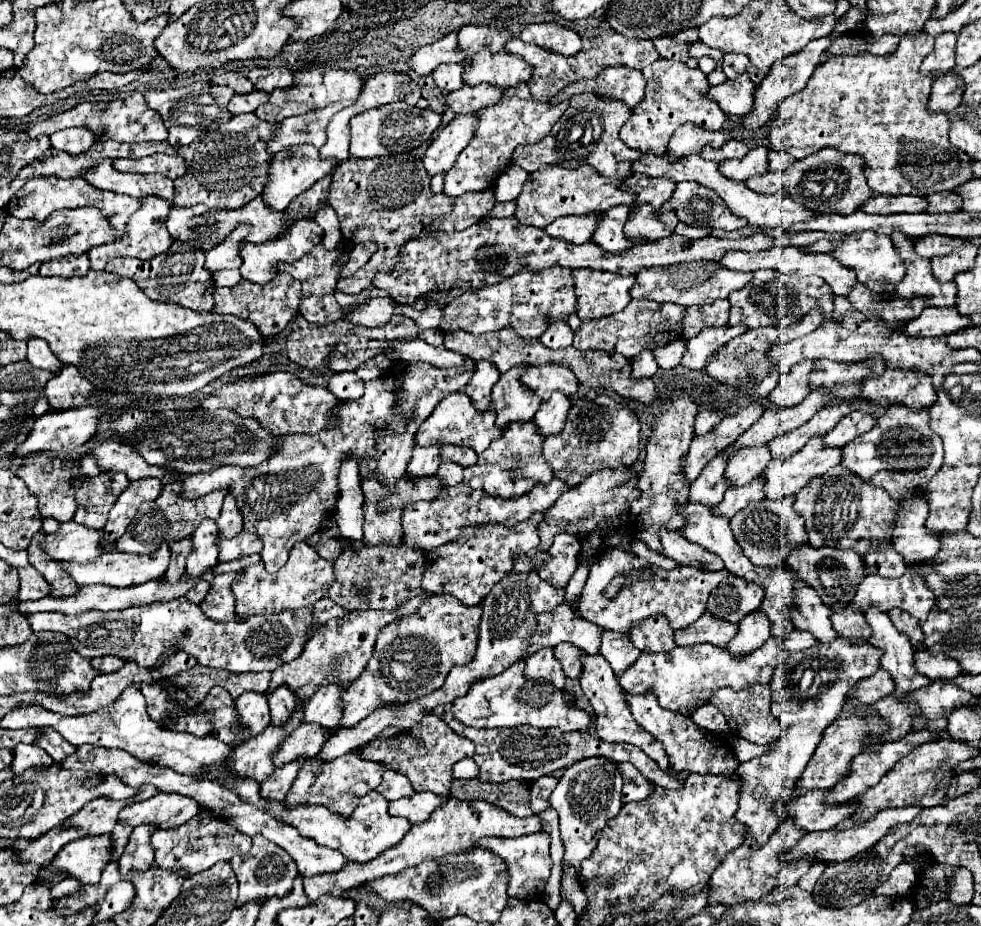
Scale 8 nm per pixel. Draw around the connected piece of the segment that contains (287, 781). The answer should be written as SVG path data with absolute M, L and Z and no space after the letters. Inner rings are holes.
M294 761L294 765L284 765L282 769L276 769L274 777L270 777L270 781L264 781L260 787L262 799L284 801L288 789L292 787L292 783L298 777L302 767L304 767L304 761Z

